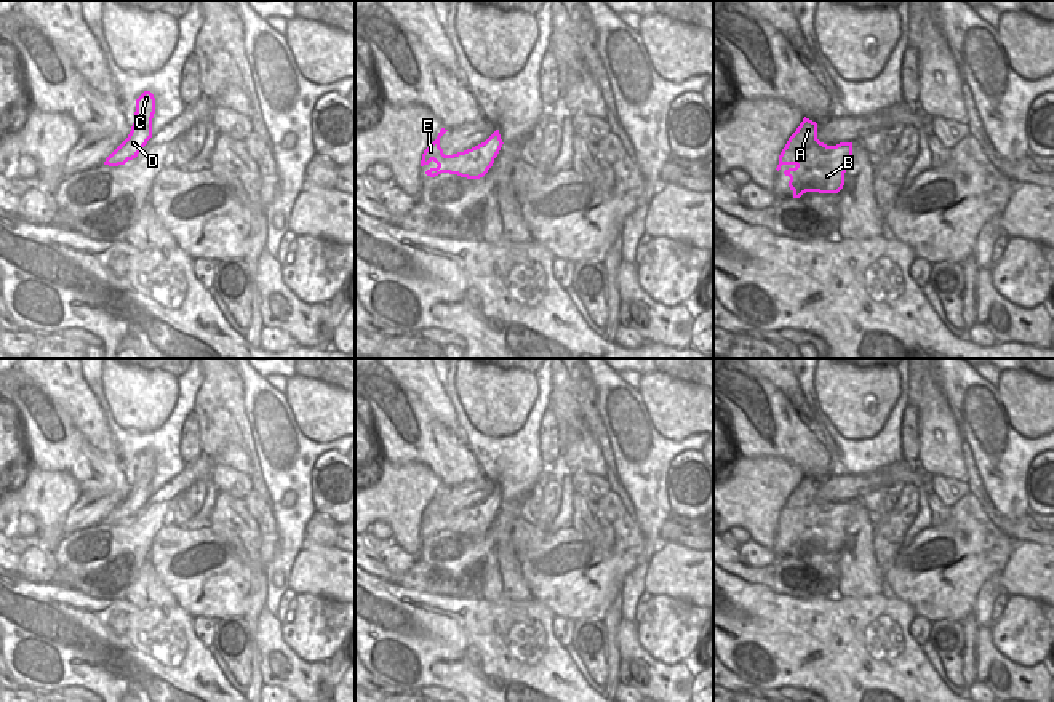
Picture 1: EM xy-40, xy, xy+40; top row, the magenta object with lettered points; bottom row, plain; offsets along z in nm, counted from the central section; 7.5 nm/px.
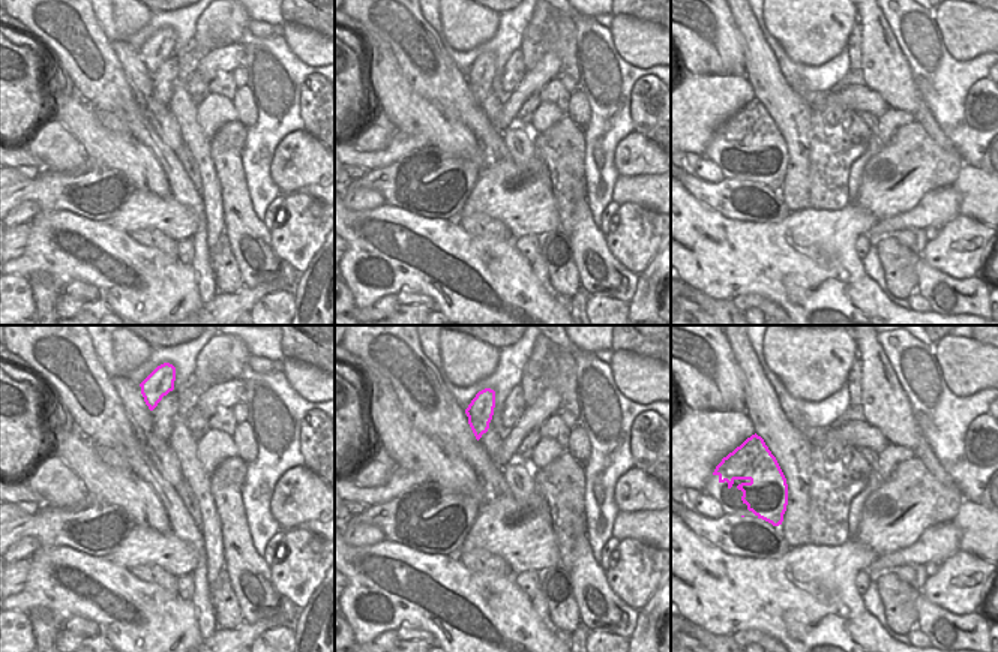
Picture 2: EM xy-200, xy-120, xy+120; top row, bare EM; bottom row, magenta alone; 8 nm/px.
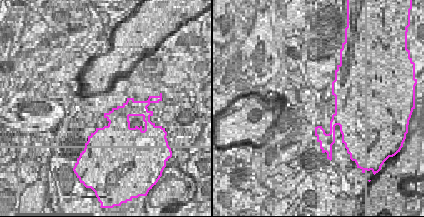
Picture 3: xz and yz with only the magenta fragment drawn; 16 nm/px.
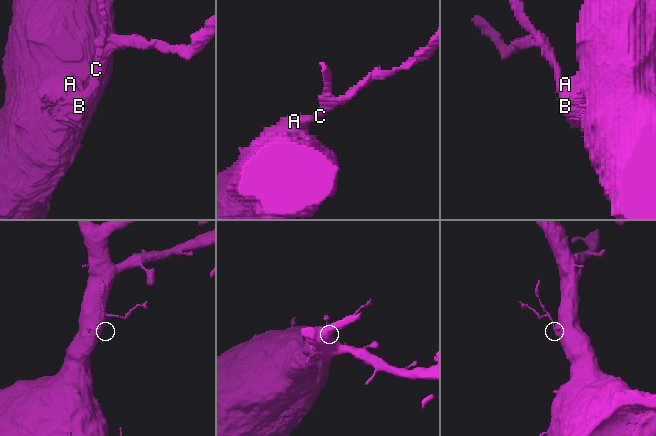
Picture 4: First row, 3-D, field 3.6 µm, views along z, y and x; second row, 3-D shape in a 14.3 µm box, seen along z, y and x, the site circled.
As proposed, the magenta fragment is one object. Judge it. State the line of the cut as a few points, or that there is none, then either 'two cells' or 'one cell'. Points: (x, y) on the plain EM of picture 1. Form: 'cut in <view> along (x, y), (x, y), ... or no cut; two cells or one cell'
cut in xy along (474, 506), (485, 515), (493, 517); two cells

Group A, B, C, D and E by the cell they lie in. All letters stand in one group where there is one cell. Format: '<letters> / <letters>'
A B E / C D

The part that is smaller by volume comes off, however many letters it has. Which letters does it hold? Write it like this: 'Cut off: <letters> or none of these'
Cut off: C, D

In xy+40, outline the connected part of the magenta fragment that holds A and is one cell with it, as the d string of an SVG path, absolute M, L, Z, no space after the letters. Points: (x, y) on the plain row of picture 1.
M804 475L782 507L776 528L790 525L784 532L790 536L793 556L800 556L806 550L838 552L848 521L849 517L835 512L833 504L817 497L817 481Z

